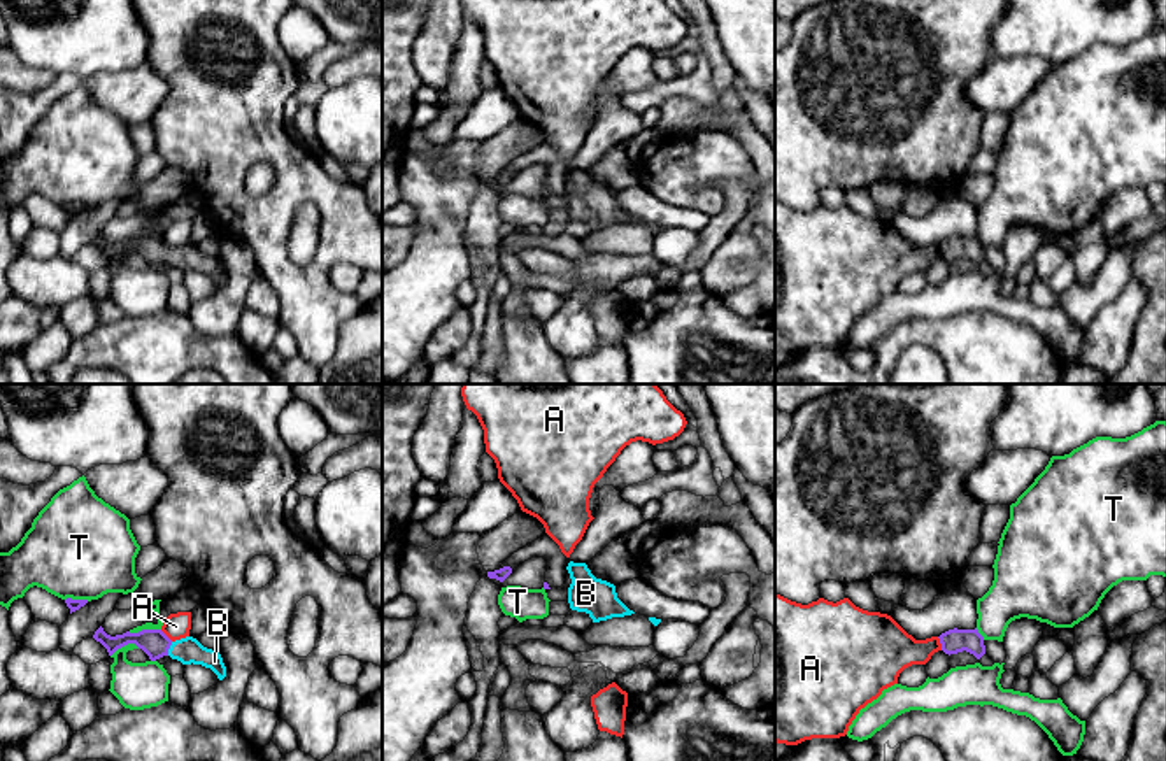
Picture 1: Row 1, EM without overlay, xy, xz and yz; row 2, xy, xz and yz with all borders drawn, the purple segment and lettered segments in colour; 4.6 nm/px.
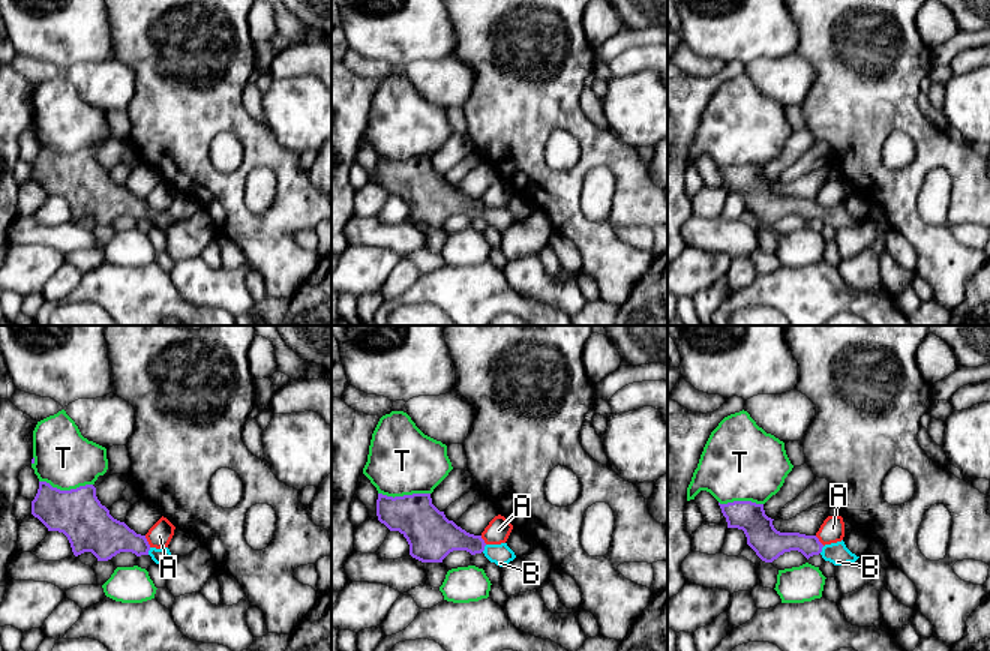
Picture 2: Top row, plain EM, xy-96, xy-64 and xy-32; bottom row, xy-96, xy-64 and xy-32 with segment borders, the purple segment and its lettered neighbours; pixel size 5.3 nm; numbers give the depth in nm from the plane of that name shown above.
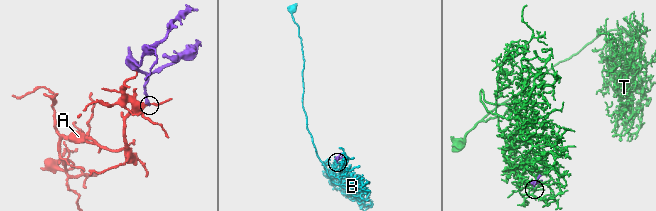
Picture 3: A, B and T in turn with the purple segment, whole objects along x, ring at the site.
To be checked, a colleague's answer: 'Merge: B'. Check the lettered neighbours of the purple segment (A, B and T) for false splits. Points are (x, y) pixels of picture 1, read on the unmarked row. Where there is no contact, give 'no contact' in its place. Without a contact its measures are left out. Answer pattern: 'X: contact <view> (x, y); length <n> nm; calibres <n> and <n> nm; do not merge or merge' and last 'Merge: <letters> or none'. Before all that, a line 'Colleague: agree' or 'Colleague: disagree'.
Colleague: agree
A: contact yz (940, 249); length 70 nm; calibres 110 and 240 nm; do not merge
B: contact xy (169, 255); length 70 nm; calibres 120 and 120 nm; merge
T: contact xy (144, 237); length 150 nm; calibres 120 and 30 nm; do not merge
Merge: B

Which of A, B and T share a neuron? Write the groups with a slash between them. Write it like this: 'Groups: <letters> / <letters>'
Groups: A / B / T

